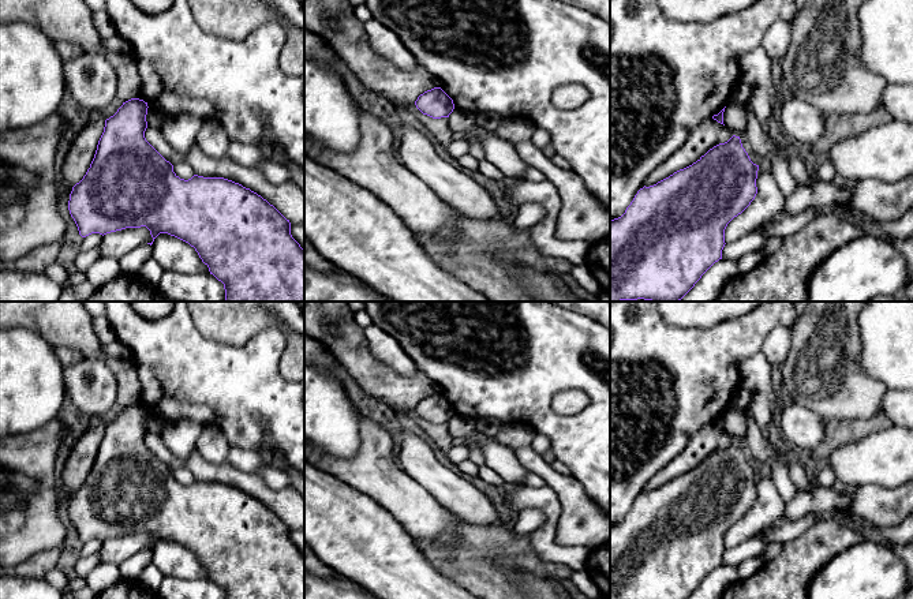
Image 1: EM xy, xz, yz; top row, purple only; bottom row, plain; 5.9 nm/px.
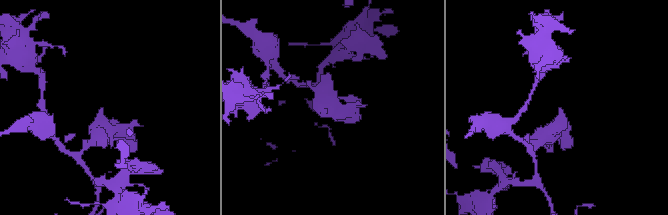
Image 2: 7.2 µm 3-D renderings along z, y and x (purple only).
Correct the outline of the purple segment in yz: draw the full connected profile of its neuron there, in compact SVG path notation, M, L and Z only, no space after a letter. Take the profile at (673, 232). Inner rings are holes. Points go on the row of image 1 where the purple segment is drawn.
M733 135L692 165L640 188L625 213L610 220L610 302L680 302L722 259L727 224L757 194L757 171Z

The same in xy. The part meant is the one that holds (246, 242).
M131 98L123 102L117 112L105 120L104 132L98 141L90 168L87 169L83 179L72 187L70 194L68 210L78 227L79 235L82 237L86 237L91 233L100 233L104 236L106 233L126 228L146 227L150 231L153 242L160 233L168 233L194 247L202 262L209 267L210 274L224 284L225 302L304 302L304 250L292 237L289 220L287 220L261 195L232 180L224 177L203 177L198 175L194 175L188 180L180 179L173 172L173 165L166 161L145 138L145 131L147 128L147 108L147 102L143 100Z

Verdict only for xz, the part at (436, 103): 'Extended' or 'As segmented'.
As segmented

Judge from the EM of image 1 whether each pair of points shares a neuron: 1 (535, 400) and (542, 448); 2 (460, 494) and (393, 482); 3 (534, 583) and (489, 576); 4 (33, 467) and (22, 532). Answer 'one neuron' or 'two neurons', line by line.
1: two neurons
2: two neurons
3: two neurons
4: one neuron

